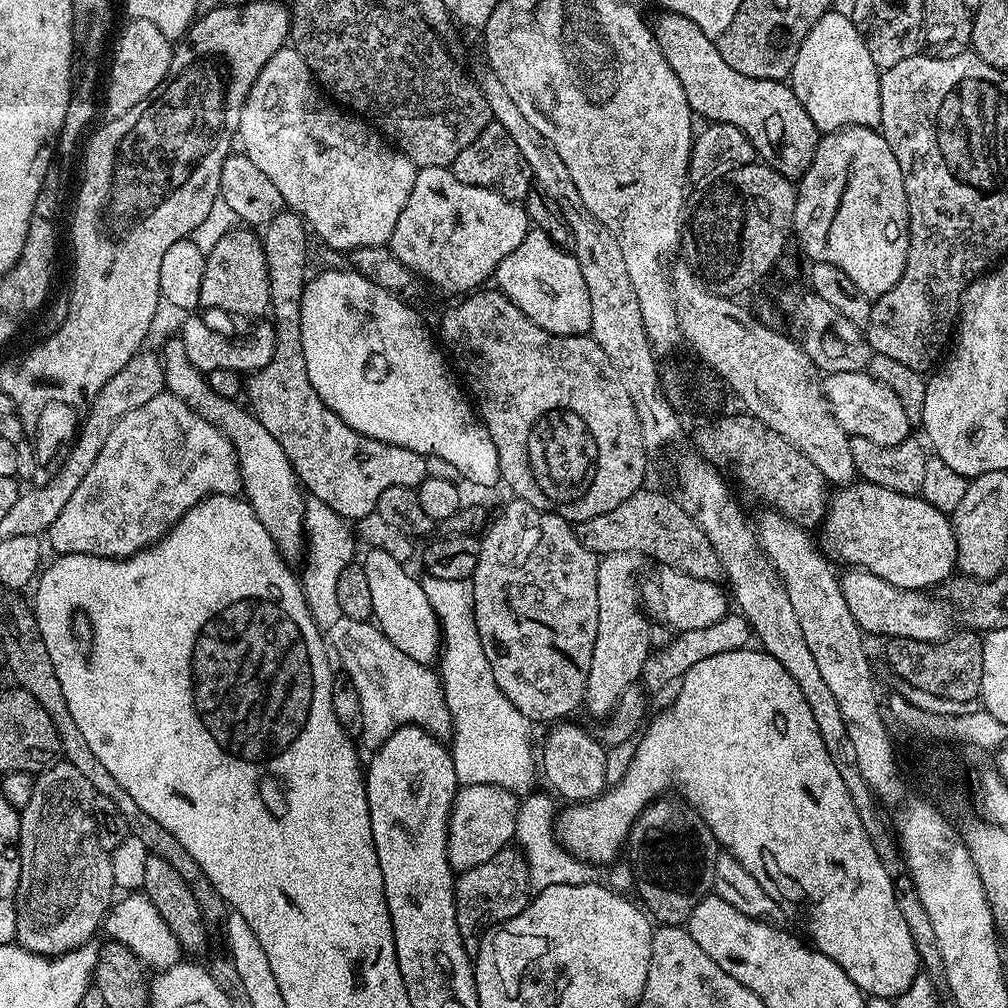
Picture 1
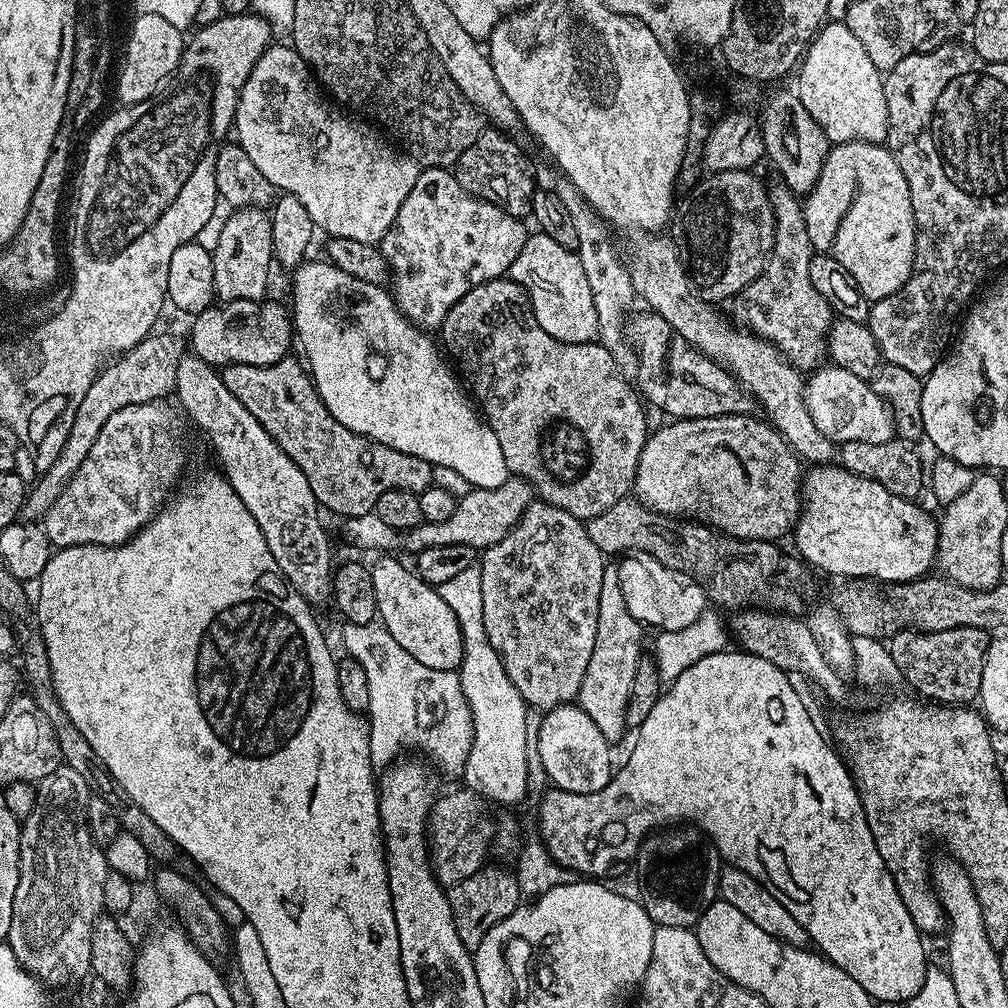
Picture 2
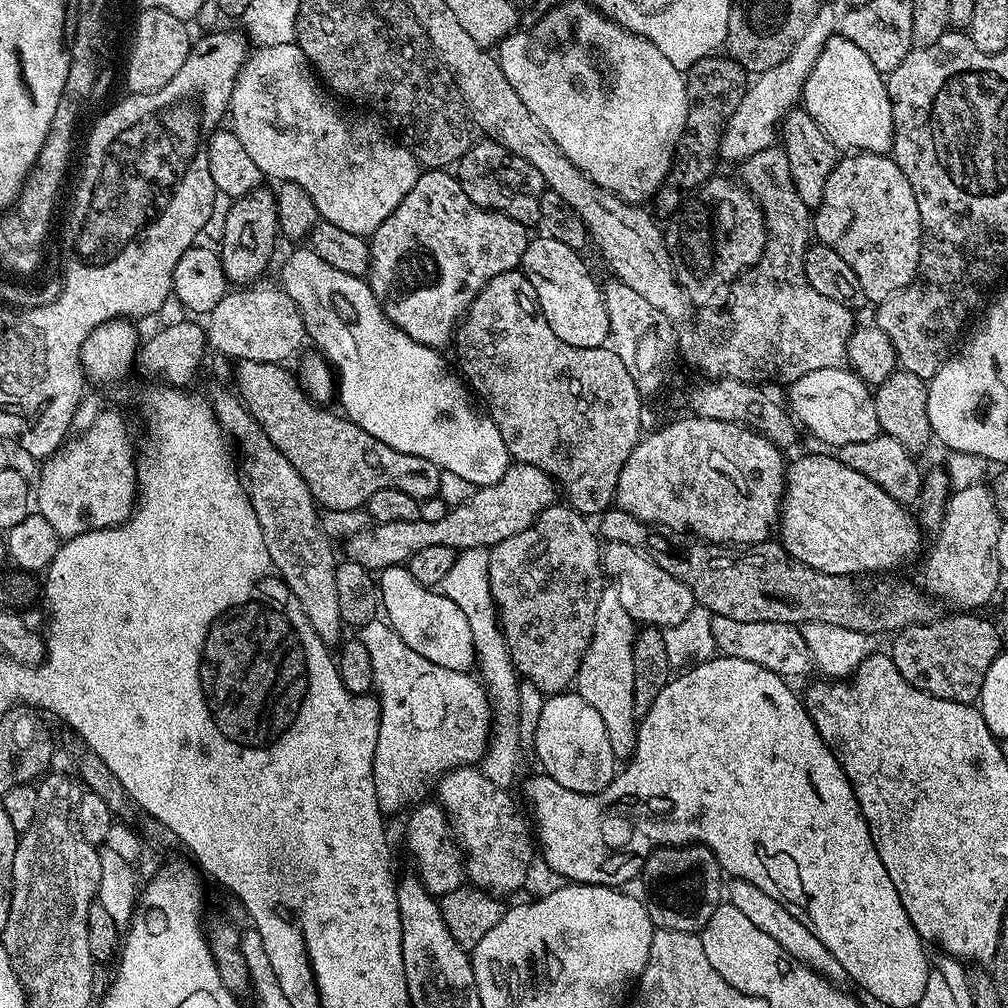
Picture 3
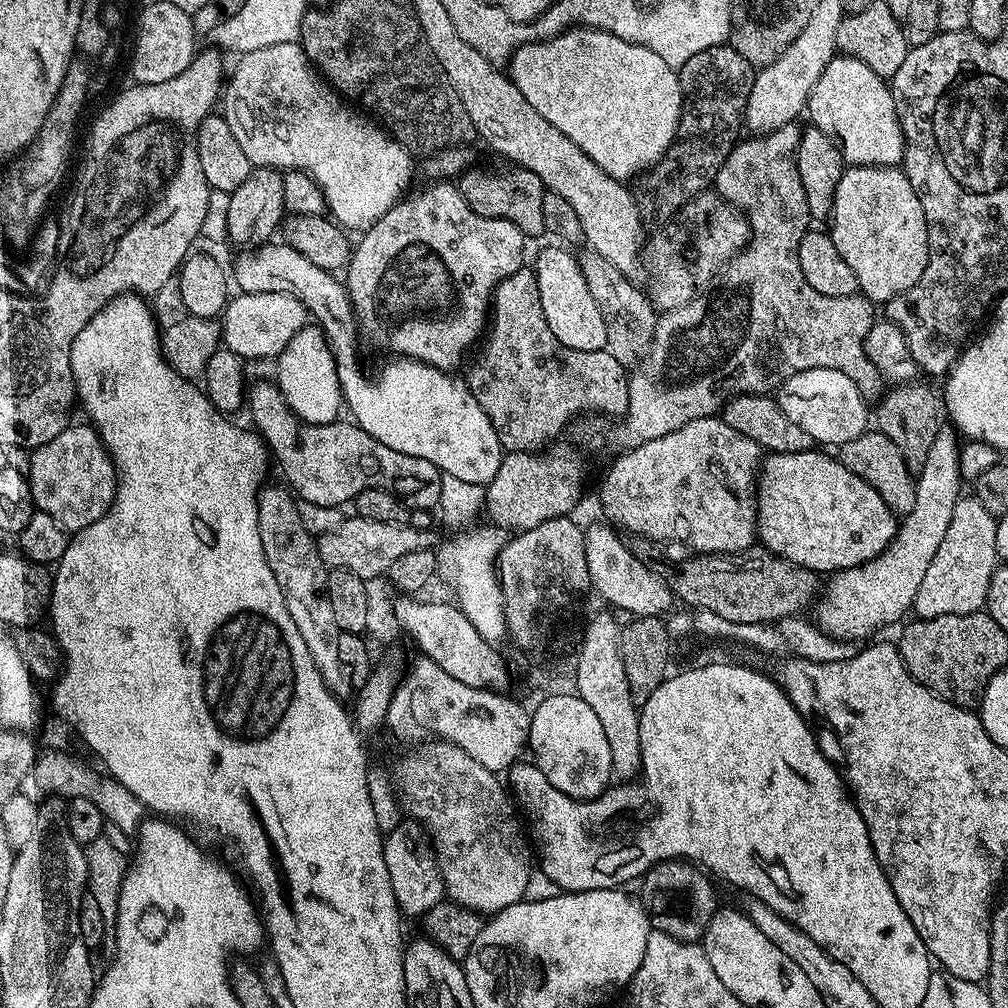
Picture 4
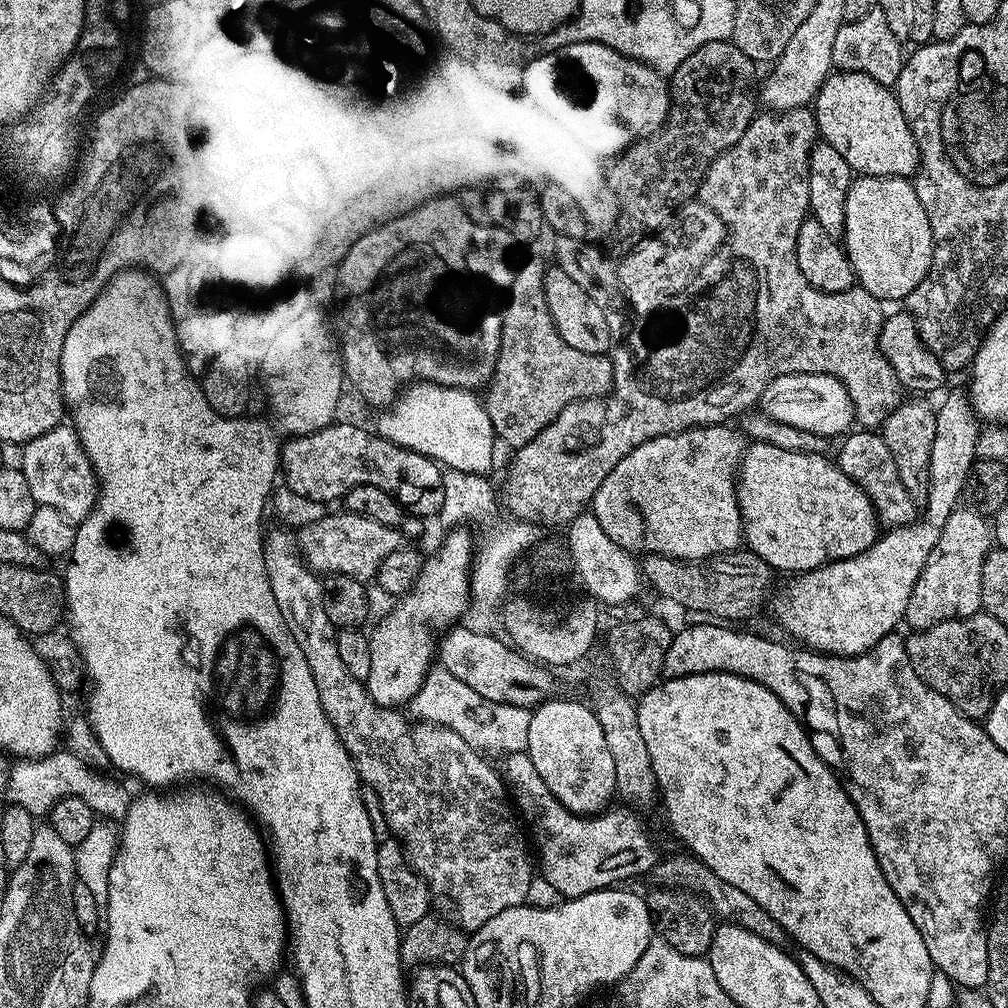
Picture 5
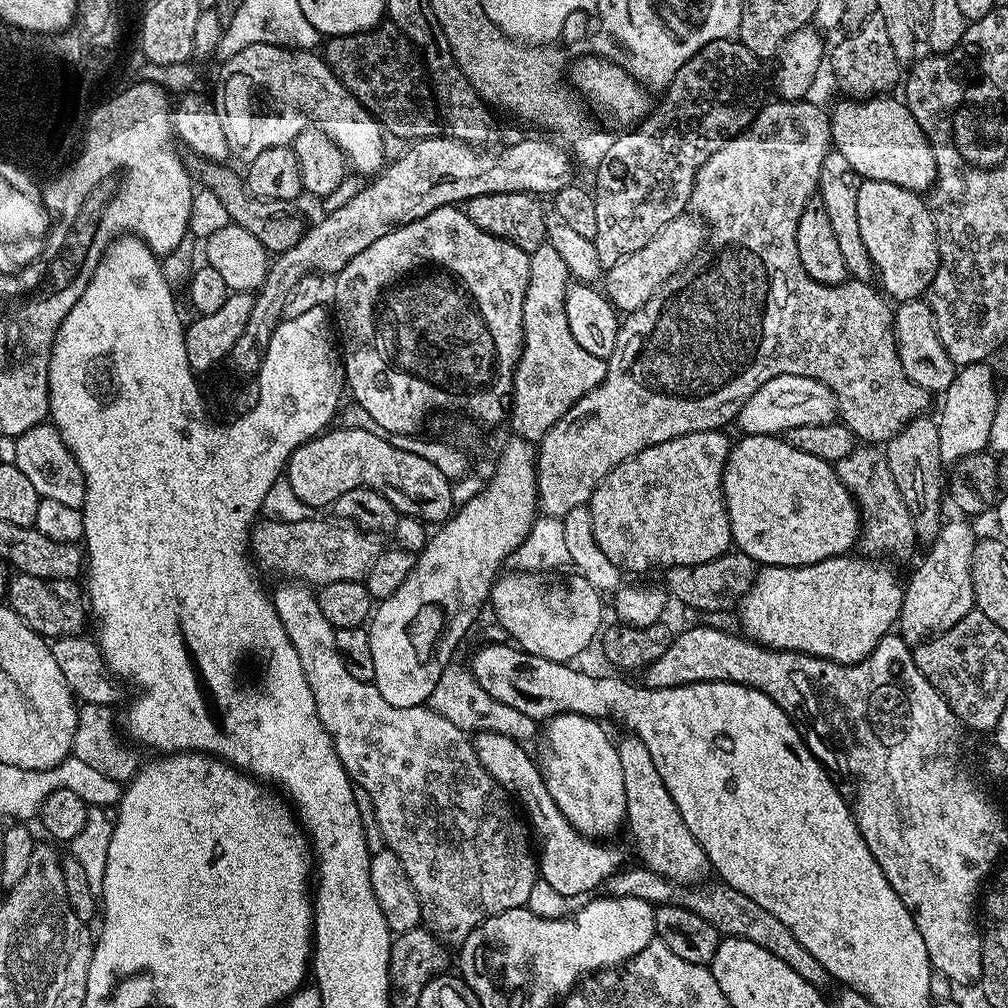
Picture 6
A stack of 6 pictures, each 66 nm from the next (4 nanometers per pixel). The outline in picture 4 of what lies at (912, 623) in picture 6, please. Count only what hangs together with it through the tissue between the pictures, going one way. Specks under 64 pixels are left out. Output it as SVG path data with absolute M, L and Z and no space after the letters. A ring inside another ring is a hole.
M961 498L958 506L954 506L954 518L950 518L950 527L946 529L946 538L942 538L942 546L938 546L938 554L934 554L934 562L926 569L926 575L922 578L922 586L918 586L914 612L921 620L938 618L946 614L970 614L979 612L988 603L988 591L990 590L990 578L998 566L996 554L996 533L997 517L982 506L974 498Z

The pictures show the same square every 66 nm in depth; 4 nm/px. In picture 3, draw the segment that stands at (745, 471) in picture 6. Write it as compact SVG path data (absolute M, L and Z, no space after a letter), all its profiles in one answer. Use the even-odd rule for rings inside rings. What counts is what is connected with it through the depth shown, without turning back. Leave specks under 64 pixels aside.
M835 455L800 456L789 463L784 478L784 499L780 505L778 540L789 556L806 562L822 574L859 577L861 574L884 574L887 568L904 564L920 548L922 529L917 517L907 507L899 504L882 486L874 486L866 474L850 470Z

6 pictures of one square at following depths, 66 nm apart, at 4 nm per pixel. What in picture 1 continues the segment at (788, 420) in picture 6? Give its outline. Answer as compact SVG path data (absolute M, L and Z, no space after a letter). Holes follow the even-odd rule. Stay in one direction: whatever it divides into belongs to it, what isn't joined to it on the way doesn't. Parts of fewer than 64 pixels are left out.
M867 371L833 372L823 377L822 387L833 418L849 436L870 438L870 442L878 442L878 446L898 446L909 439L908 415L902 410L902 402L898 402L898 394L869 376Z

